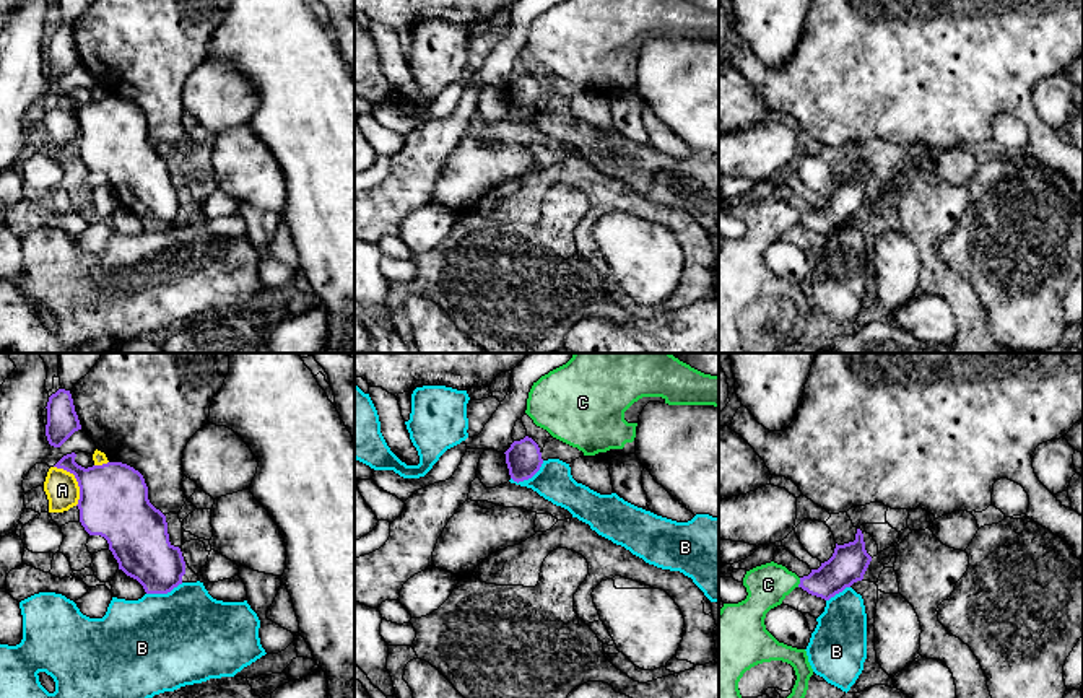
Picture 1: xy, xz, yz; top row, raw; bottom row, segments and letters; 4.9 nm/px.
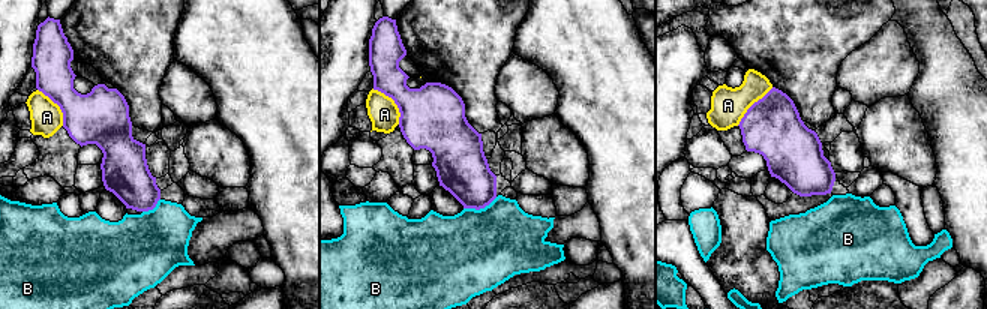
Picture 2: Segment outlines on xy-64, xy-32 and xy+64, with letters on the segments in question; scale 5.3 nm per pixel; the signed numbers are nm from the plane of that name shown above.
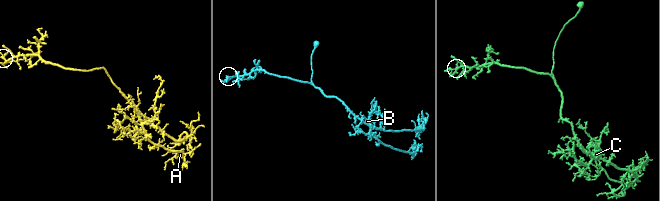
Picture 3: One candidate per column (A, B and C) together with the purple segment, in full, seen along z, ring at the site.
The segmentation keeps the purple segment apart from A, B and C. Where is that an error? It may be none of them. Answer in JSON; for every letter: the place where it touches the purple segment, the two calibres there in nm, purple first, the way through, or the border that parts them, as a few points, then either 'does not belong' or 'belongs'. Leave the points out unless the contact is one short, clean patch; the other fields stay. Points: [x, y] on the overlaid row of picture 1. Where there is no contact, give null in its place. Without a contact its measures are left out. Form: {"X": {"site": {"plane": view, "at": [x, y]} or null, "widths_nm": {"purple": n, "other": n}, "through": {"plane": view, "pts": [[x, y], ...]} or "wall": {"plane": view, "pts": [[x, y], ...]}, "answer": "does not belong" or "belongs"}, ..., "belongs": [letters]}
{"A": {"site": {"plane": "xy", "at": [77, 480]}, "widths_nm": {"purple": 340, "other": 170}, "wall": {"plane": "xy", "pts": [[54, 466], [73, 475], [78, 487], [77, 505]]}, "answer": "does not belong"}, "B": {"site": {"plane": "xz", "at": [529, 477]}, "widths_nm": {"purple": 180, "other": 180}, "wall": {"plane": "xz", "pts": [[543, 461], [530, 477], [517, 482], [511, 479]]}, "answer": "does not belong"}, "C": {"site": {"plane": "yz", "at": [800, 583]}, "widths_nm": {"purple": 190, "other": 200}, "through": {"plane": "yz", "pts": [[848, 565], [825, 583], [800, 583], [768, 584]]}, "answer": "belongs"}, "belongs": ["C"]}

